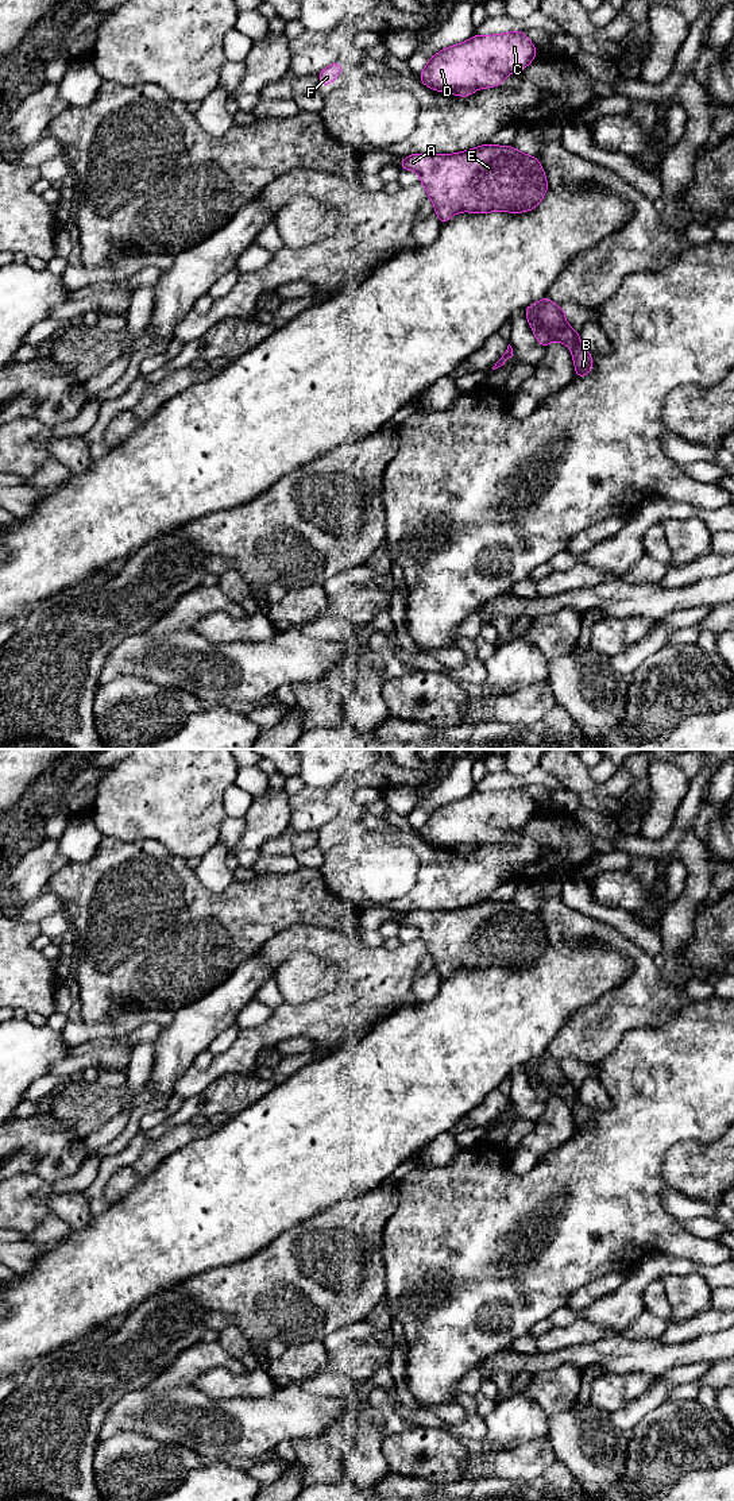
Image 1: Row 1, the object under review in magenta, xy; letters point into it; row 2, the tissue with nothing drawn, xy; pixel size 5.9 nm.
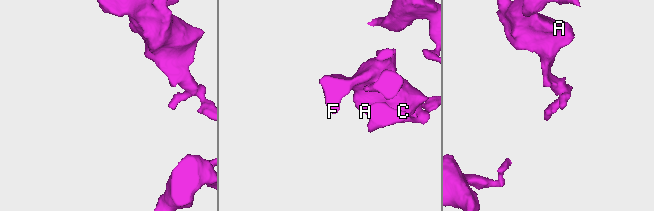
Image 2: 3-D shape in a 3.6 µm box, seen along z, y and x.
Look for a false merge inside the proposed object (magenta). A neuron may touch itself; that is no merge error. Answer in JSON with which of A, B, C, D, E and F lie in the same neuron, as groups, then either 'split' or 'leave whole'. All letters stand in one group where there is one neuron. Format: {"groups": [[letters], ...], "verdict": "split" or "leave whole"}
{"groups": [["A", "C", "D", "E", "F"], ["B"]], "verdict": "split"}

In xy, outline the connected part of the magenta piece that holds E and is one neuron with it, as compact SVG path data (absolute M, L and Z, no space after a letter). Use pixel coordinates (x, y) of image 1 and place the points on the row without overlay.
M486 899L456 910L412 910L399 926L414 926L441 980L460 968L533 966L549 945L538 914L513 902Z

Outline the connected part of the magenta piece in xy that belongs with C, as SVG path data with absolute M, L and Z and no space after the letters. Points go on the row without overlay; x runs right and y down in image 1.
M525 787L474 791L433 810L418 830L424 841L461 853L476 845L499 842L505 833L522 827L536 814L536 800Z

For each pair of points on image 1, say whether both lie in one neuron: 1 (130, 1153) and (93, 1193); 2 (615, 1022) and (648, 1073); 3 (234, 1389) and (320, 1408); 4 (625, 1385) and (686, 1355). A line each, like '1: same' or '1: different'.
1: same
2: different
3: different
4: different

